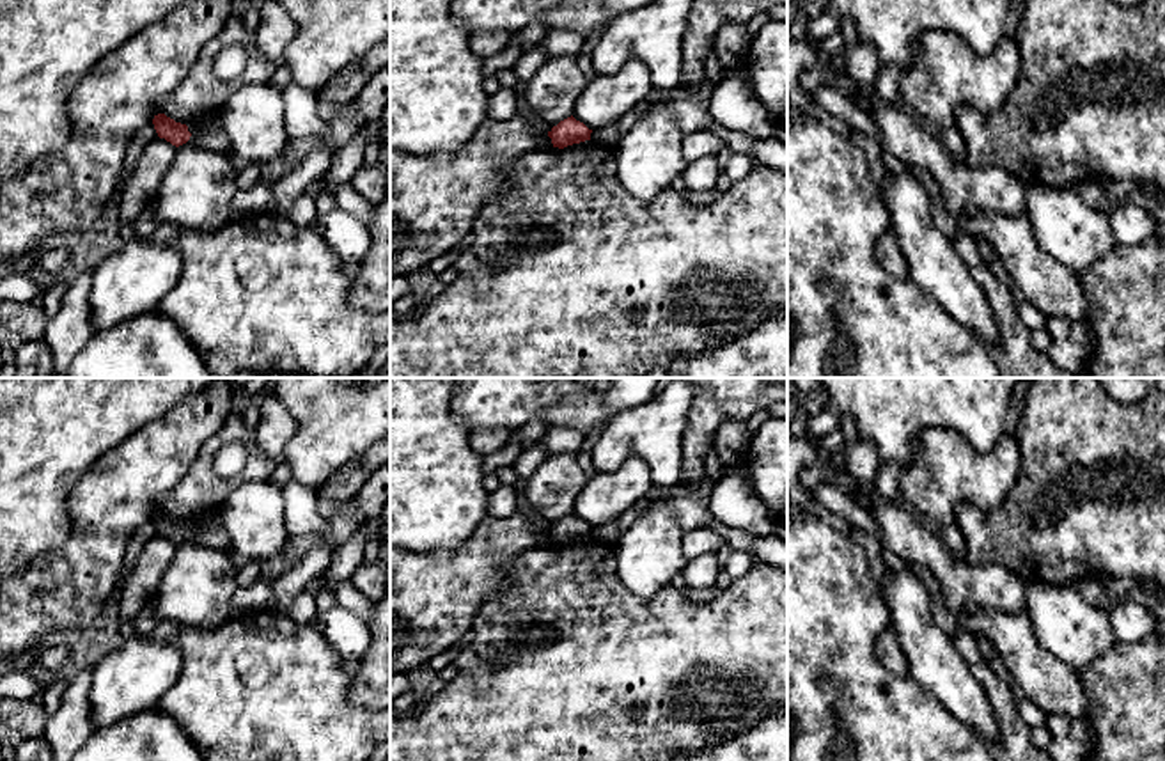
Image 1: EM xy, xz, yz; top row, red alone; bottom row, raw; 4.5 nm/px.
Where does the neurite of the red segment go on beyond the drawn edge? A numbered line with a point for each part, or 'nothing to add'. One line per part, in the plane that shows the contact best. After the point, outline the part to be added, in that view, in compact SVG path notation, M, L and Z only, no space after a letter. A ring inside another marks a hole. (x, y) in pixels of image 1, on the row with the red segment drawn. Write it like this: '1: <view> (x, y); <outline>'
nothing to add

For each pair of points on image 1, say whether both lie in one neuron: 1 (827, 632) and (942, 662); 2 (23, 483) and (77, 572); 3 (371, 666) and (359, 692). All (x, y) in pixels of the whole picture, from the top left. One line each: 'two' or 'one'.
1: two
2: two
3: one

